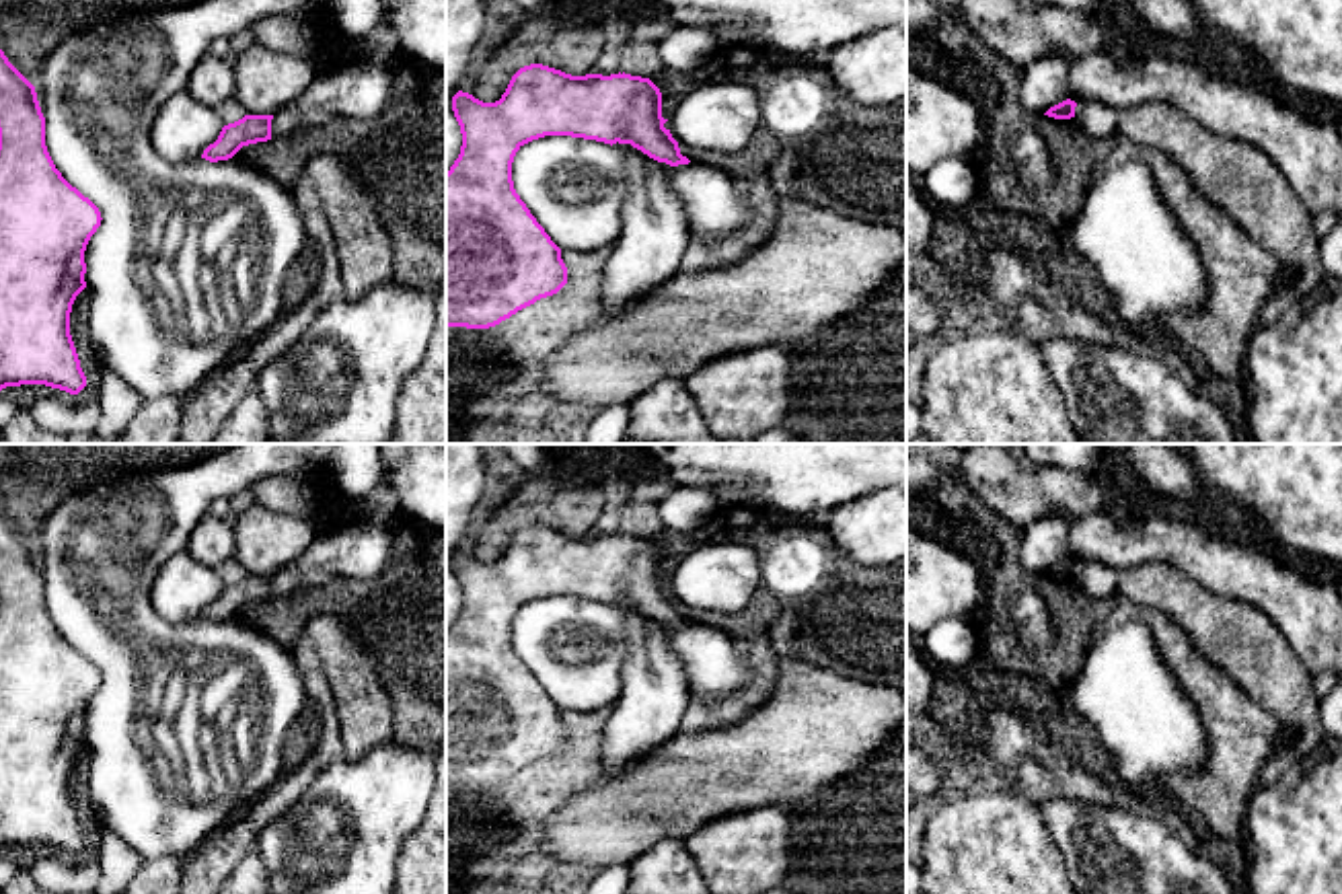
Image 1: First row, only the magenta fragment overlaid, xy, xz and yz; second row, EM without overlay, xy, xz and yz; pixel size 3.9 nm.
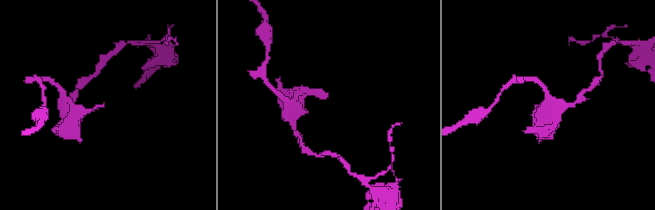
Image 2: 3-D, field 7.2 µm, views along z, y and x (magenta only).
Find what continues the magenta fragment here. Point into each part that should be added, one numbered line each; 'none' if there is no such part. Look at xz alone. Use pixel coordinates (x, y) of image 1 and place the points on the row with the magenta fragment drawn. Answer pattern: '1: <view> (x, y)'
none

